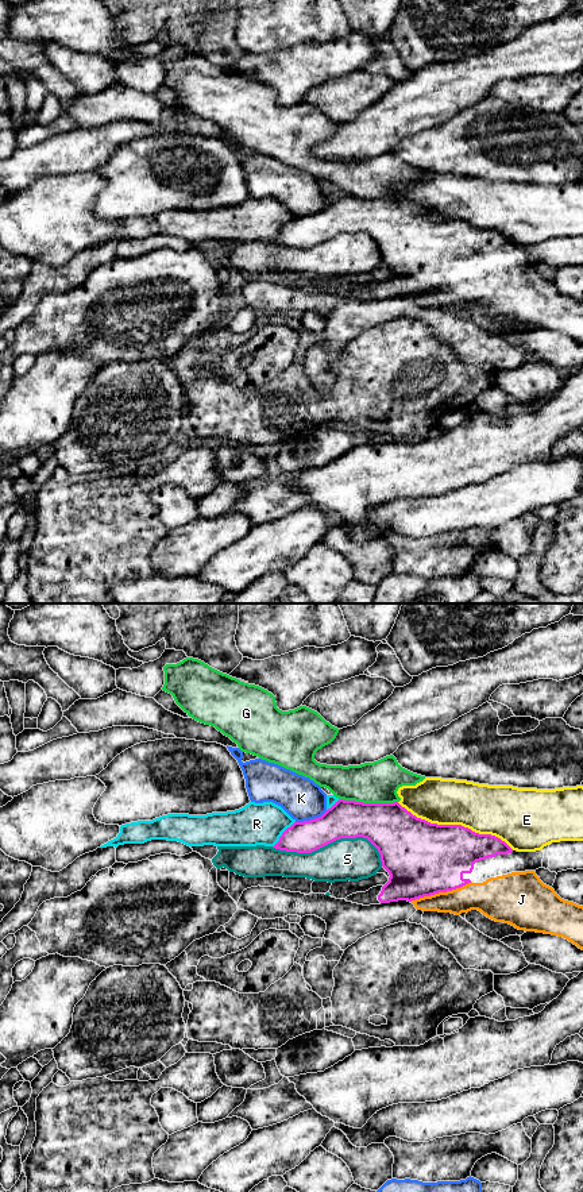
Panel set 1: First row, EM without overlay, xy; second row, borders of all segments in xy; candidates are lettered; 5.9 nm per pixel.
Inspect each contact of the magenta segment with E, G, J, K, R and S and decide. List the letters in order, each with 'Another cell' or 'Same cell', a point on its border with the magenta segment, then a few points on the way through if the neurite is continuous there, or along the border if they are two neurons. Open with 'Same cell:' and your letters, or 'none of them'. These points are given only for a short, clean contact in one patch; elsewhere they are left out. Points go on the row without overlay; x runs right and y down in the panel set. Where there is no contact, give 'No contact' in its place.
Same cell: J
E: Another cell. Touches magenta at xy (455, 220)
G: Another cell. Touches magenta at xy (369, 199)
J: Same cell. Touches magenta at xy (440, 286). Path across: xy (423, 254), (440, 286), (455, 290), (481, 292)
K: Another cell. Touches magenta at xy (311, 215)
R: Another cell. Touches magenta at xy (282, 230)
S: Another cell. Touches magenta at xy (332, 236)

